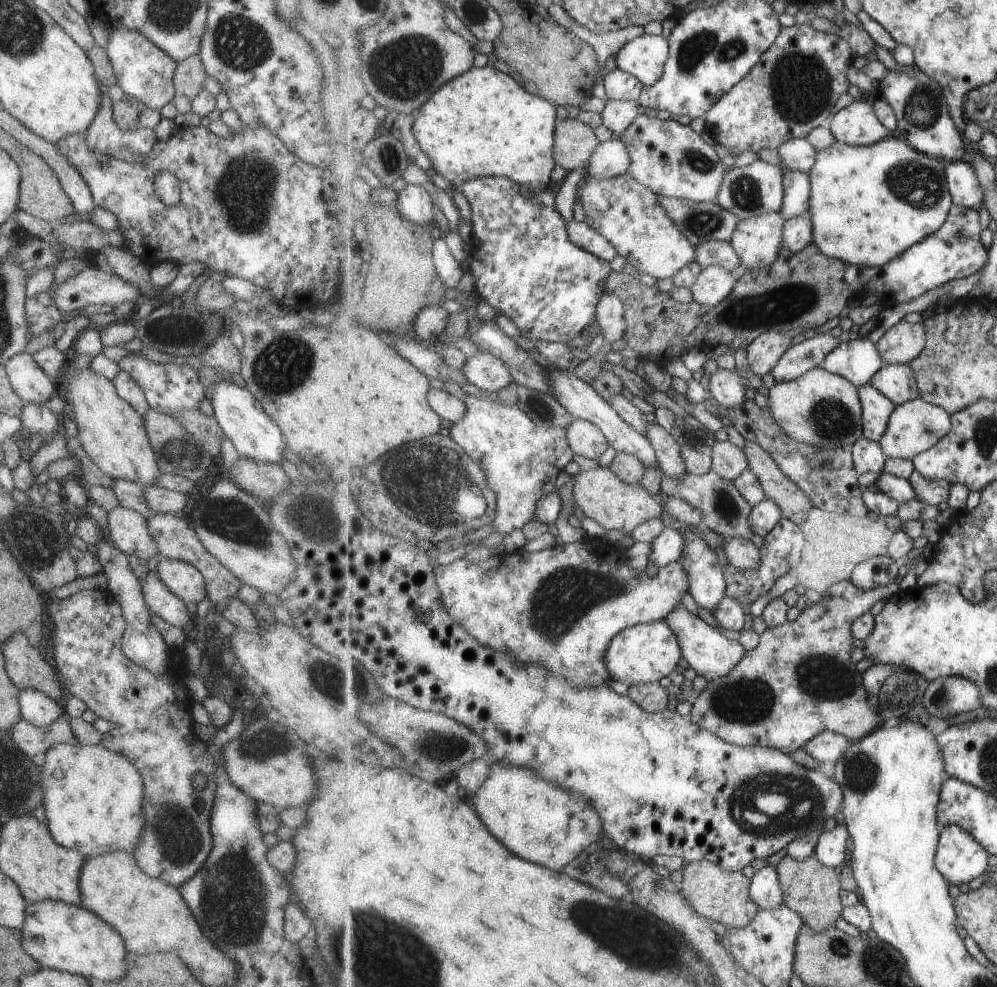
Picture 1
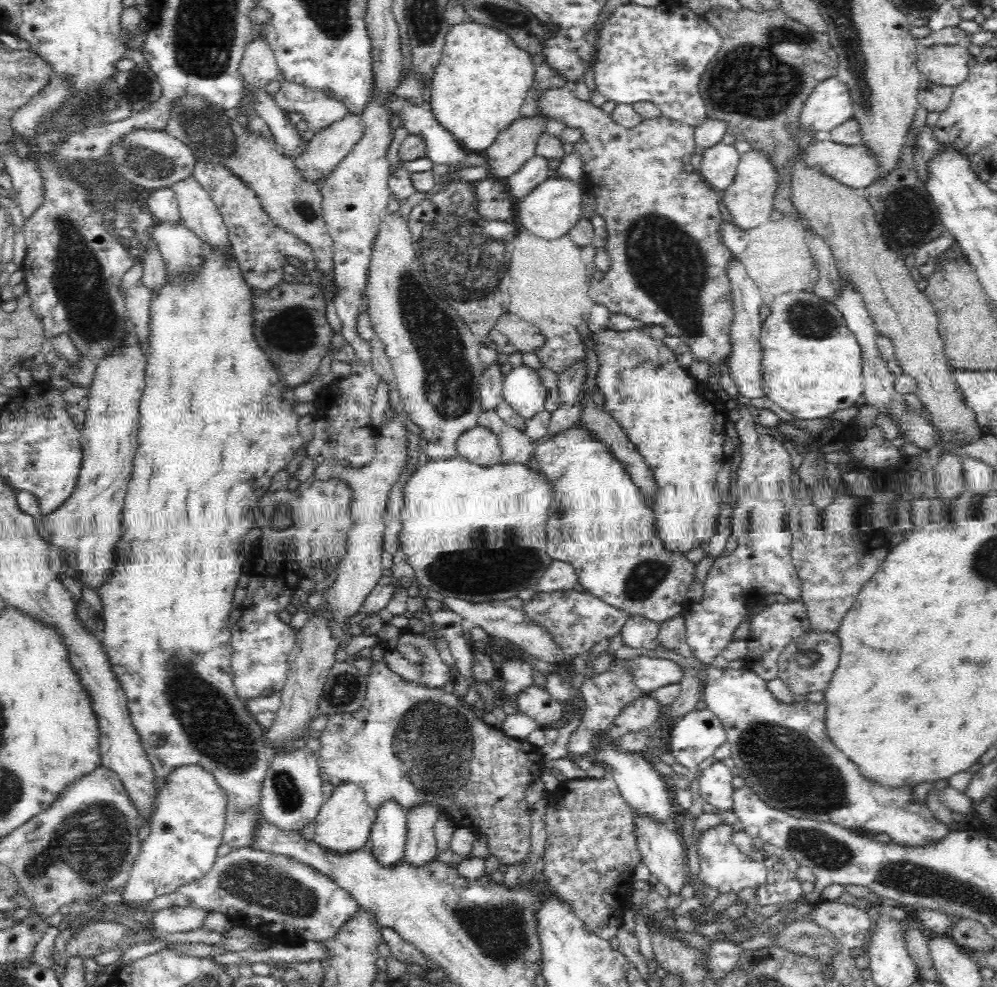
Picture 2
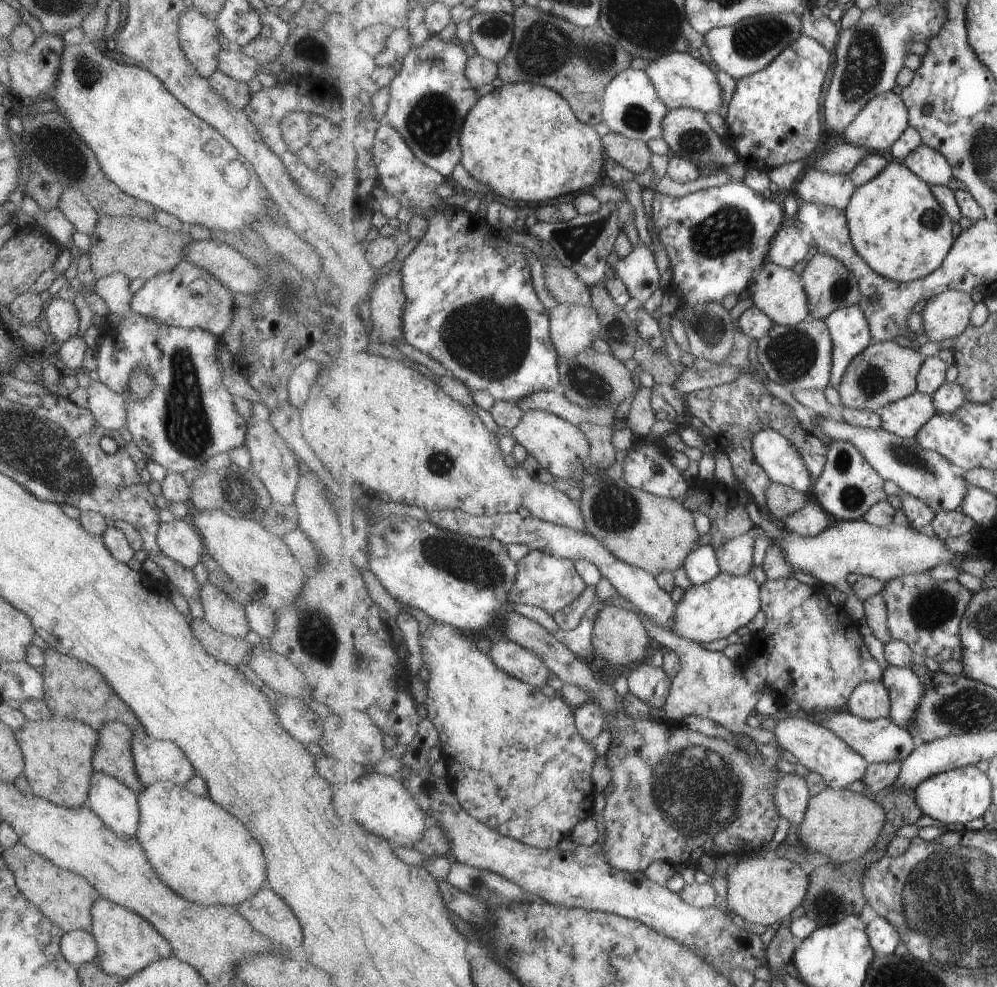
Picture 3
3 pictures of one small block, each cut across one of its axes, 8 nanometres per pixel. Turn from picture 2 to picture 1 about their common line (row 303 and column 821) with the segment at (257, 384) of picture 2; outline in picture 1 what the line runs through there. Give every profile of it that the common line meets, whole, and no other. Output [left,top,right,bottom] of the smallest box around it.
[809,135,954,267]

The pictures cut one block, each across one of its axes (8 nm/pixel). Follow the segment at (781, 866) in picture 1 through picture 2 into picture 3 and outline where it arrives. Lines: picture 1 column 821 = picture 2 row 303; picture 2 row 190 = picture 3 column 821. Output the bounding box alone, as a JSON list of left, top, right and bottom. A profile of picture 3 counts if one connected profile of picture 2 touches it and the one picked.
[799,787,887,864]

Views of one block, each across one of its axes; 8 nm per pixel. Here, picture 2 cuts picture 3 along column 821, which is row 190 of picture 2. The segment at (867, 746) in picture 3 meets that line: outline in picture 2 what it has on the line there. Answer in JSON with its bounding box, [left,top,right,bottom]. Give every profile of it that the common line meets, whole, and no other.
[701,142,741,193]

